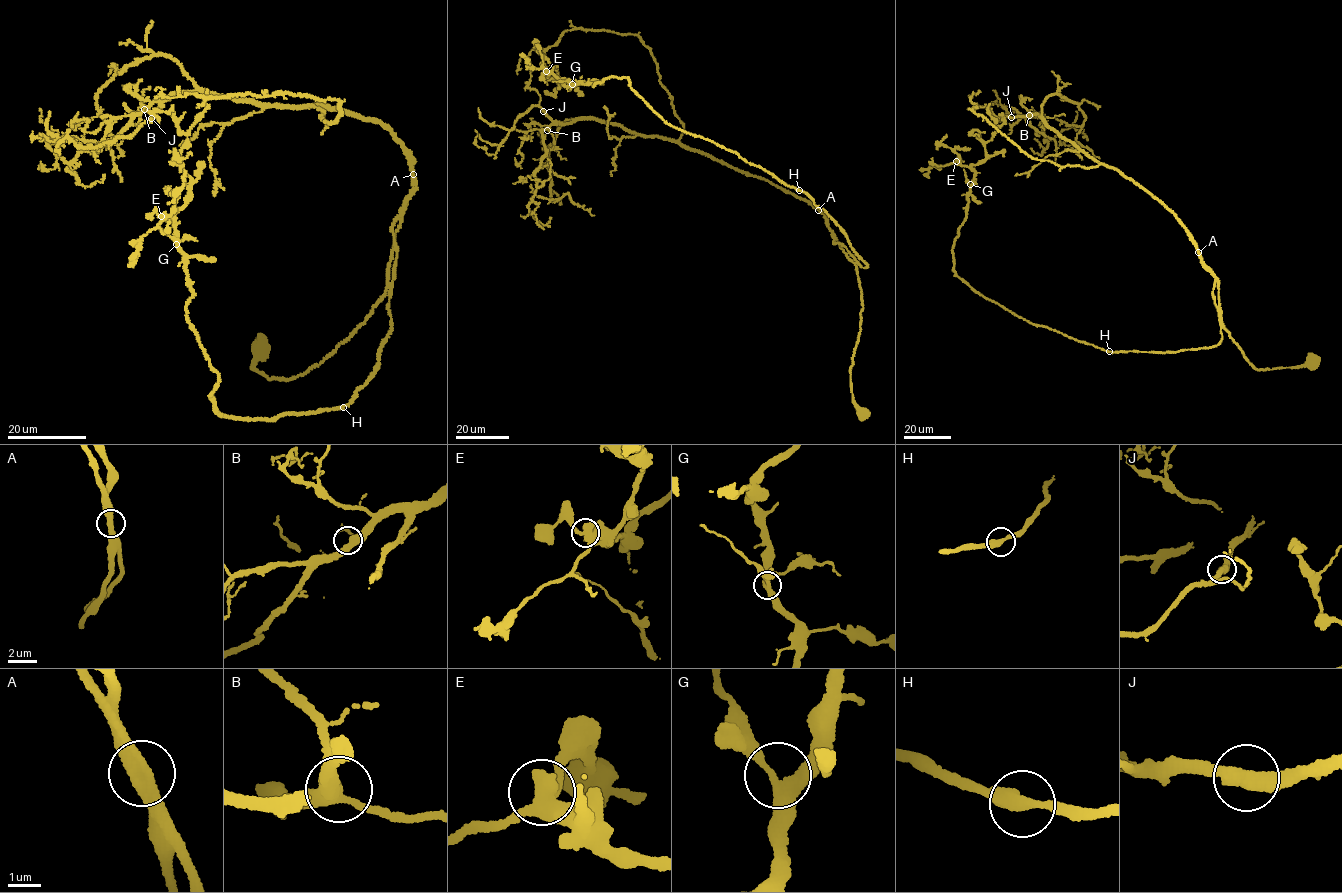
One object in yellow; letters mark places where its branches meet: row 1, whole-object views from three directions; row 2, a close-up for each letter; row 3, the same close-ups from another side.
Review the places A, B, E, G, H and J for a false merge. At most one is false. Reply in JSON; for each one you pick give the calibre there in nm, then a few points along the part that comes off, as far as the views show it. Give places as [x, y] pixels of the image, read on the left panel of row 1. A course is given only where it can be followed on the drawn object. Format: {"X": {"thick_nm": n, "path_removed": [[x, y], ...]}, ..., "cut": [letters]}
{"cut": []}

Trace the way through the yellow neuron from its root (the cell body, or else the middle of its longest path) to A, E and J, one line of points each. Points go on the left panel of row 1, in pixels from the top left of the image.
A: (260, 344), (253, 367), (271, 379), (287, 381), (322, 360), (363, 321), (384, 294), (394, 236), (413, 174)
E: (260, 344), (287, 381), (347, 339), (404, 210), (378, 368), (267, 420), (215, 408), (161, 216)
J: (260, 344), (253, 367), (287, 381), (372, 311), (406, 149), (329, 106), (206, 91), (151, 119)

